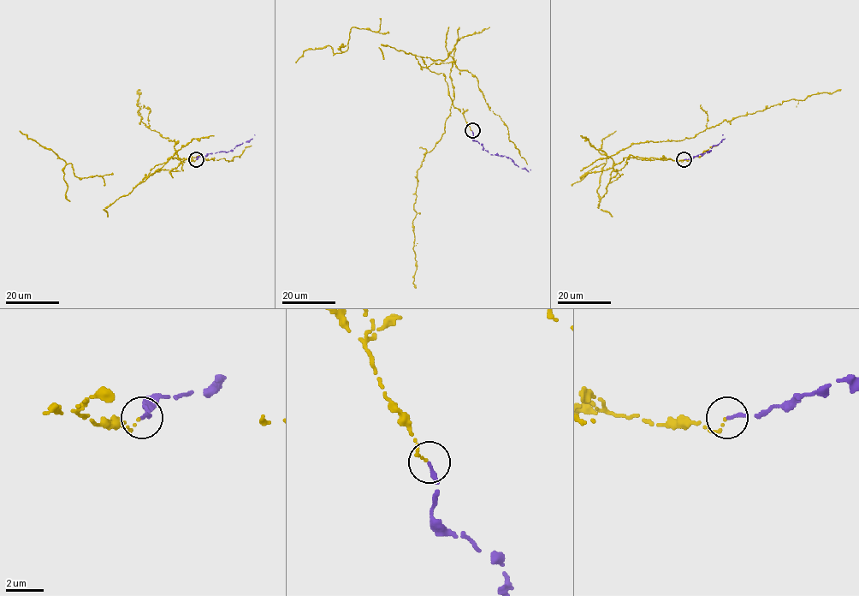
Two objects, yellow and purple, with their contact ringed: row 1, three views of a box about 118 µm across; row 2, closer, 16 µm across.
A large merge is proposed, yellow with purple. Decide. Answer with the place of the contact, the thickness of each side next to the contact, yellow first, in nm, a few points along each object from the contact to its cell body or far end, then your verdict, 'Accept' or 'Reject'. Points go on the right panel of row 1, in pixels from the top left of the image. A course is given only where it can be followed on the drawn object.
Place: (684, 159). Thickness 100 nm (yellow) against 190 nm. Course of yellow: (683, 159), (630, 157), (611, 177), (613, 161), (606, 155), (634, 143), (693, 138), (725, 120), (841, 89). Course of purple: (684, 159), (708, 151), (712, 146), (724, 139), (722, 134). Accept

